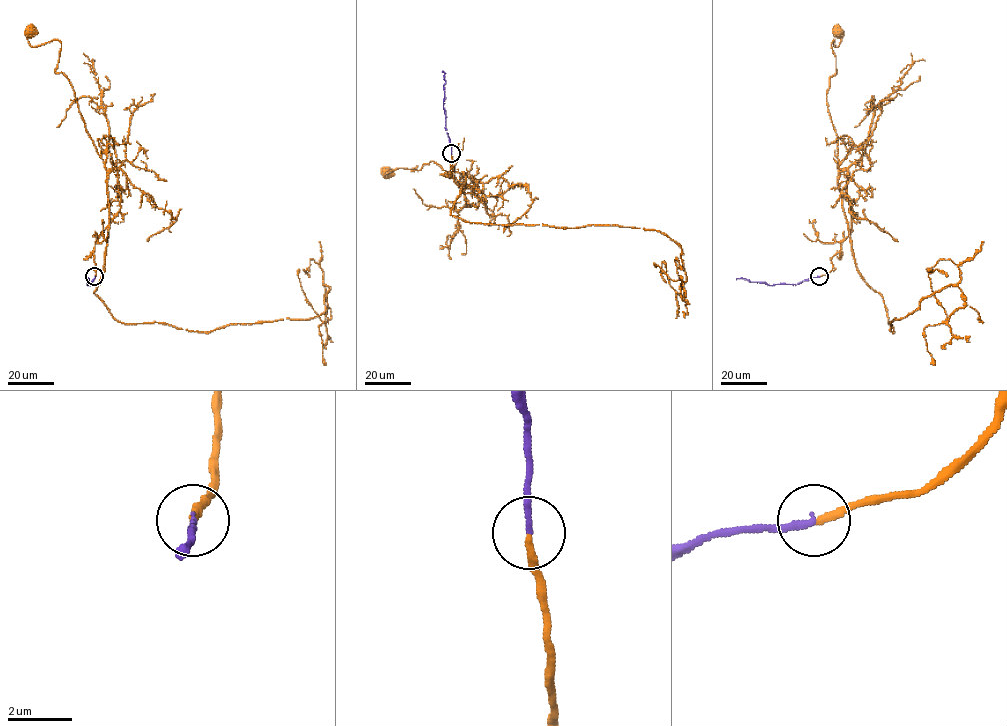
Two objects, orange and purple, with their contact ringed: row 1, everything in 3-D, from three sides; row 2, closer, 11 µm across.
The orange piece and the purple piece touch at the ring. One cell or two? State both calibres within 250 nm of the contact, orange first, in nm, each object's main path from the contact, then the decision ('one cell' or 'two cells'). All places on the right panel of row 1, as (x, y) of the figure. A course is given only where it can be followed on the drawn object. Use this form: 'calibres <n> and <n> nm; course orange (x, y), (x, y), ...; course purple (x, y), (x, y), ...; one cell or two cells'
calibres 200 and 190 nm; course orange (819, 276), (851, 226), (849, 172), (838, 169), (826, 99), (838, 31); course purple (819, 276), (794, 284), (768, 285), (736, 279); one cell

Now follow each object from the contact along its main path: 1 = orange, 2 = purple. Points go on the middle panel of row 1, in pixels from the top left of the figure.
1: (451, 154), (450, 174), (457, 184), (476, 185), (433, 161), (418, 170), (412, 170), (417, 166), (386, 172)
2: (451, 154), (443, 102), (444, 73), (442, 71)

